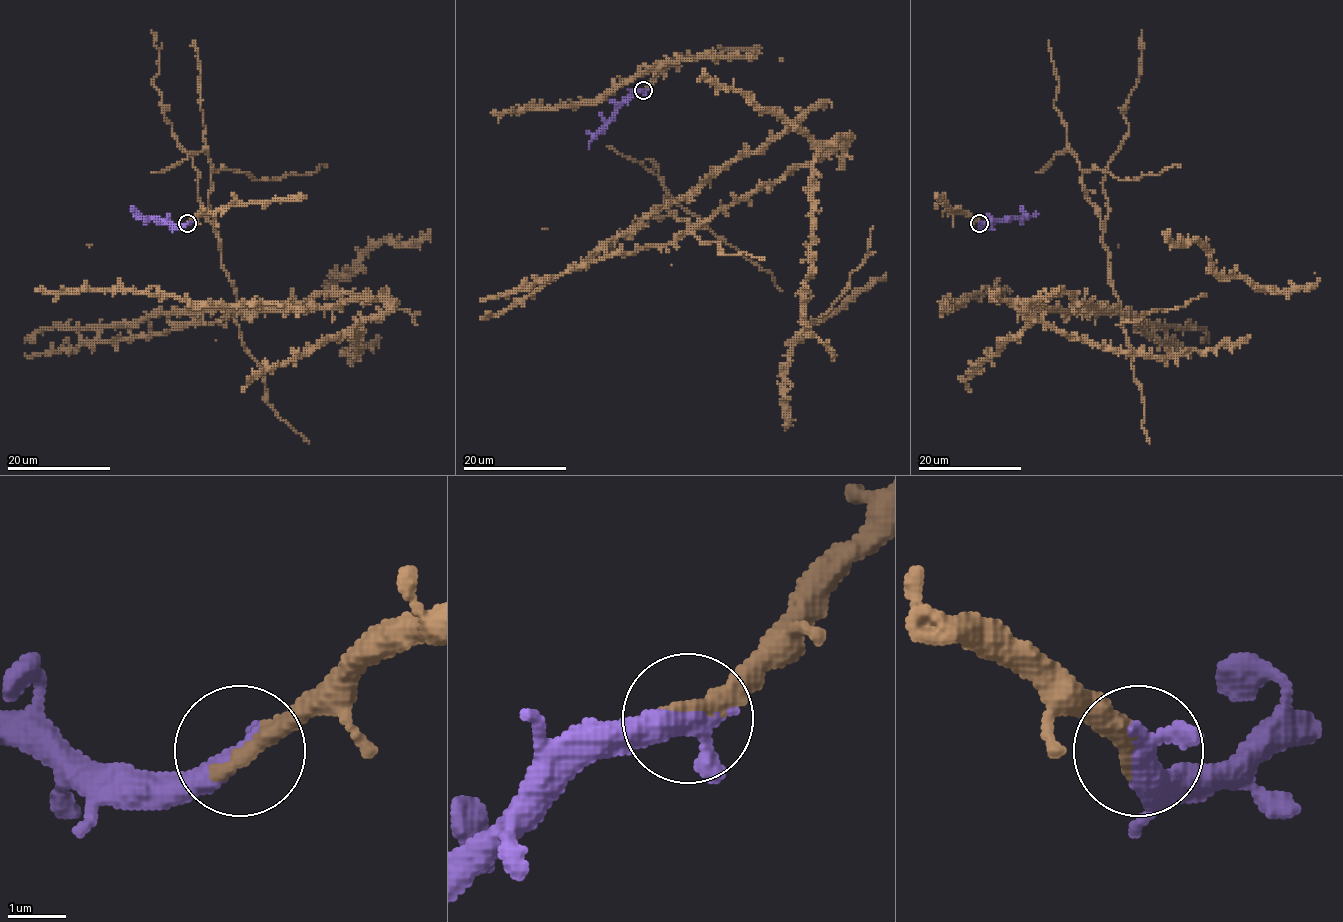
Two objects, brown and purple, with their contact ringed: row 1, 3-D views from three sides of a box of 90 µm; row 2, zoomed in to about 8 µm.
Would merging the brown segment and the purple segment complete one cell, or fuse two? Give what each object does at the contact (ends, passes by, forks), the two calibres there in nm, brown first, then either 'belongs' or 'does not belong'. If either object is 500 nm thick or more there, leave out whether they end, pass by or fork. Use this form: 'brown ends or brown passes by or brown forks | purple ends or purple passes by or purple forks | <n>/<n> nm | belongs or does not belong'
brown ends | purple passes by | 340/400 nm | belongs

